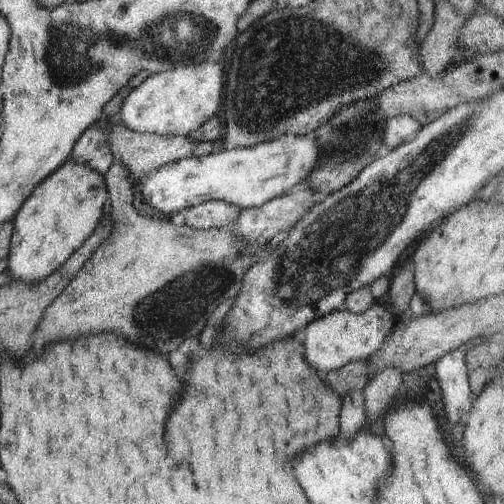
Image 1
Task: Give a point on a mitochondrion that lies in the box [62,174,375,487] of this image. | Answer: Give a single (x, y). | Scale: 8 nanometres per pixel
(165, 314)

